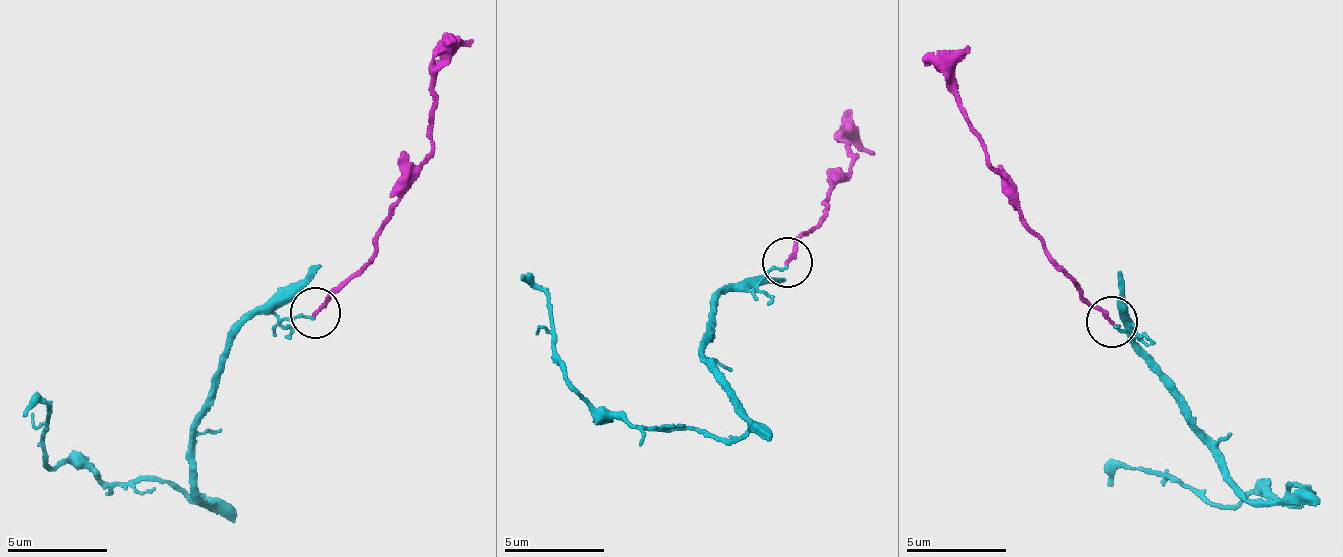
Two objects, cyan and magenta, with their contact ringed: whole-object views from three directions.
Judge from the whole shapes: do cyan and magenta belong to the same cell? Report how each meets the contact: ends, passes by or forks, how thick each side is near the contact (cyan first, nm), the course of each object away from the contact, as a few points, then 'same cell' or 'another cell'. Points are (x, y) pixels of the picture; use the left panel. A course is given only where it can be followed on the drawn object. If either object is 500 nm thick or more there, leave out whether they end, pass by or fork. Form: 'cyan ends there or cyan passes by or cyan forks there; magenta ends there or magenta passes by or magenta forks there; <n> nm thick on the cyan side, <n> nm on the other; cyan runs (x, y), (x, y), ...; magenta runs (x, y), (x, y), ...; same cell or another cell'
cyan ends there; magenta ends there; 120 nm thick on the cyan side, 170 nm on the other; cyan runs (314, 317), (255, 315), (232, 337), (195, 429), (189, 481), (211, 507), (45, 462), (49, 410), (23, 414); magenta runs (314, 312), (362, 268), (384, 215), (432, 153), (432, 68), (471, 41); another cell

